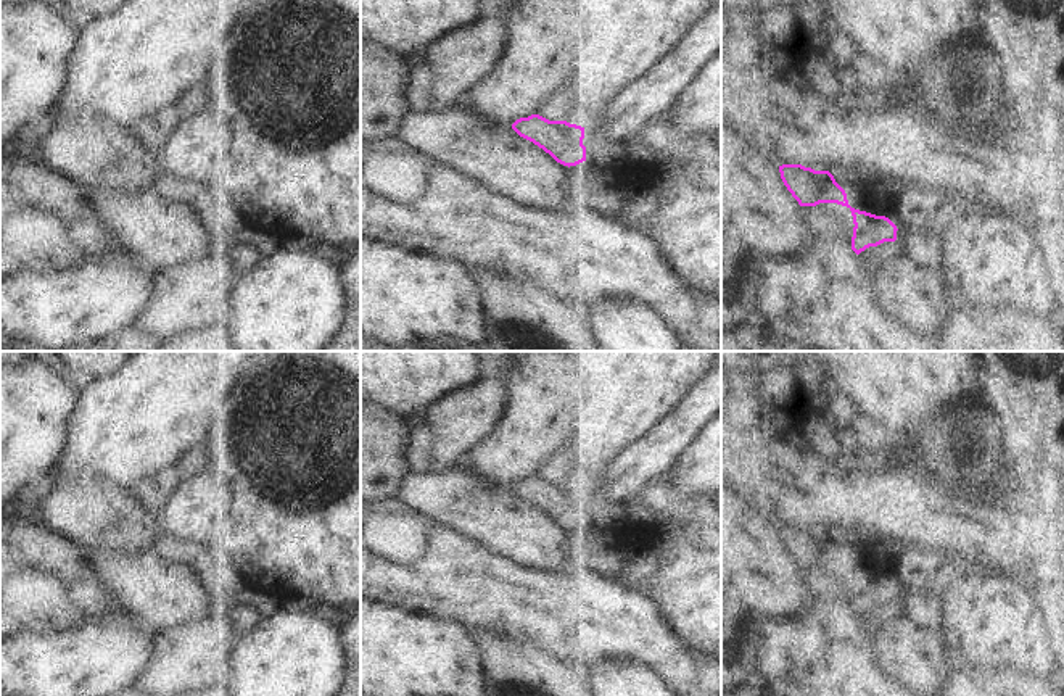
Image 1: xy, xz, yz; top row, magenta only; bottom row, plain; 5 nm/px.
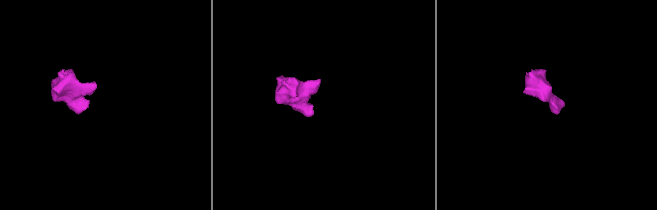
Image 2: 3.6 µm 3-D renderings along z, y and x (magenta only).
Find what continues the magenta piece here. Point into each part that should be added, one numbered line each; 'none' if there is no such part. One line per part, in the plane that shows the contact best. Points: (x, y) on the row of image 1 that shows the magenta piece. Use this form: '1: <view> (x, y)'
none

